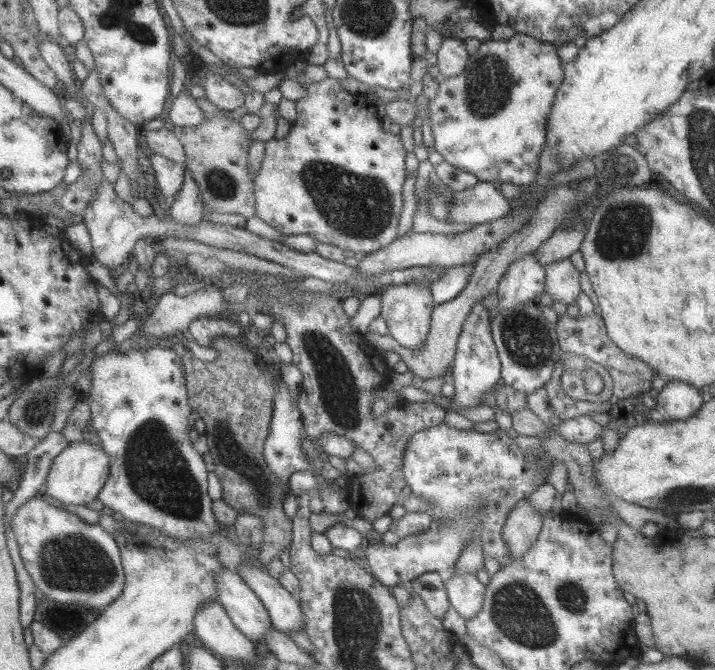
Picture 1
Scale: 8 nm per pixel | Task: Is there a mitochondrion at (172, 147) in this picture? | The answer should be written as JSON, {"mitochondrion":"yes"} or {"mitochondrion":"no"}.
{"mitochondrion":"no"}

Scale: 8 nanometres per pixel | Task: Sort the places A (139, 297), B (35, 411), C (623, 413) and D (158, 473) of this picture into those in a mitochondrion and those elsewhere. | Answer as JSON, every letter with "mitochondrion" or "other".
{"A":"other","B":"mitochondrion","C":"other","D":"mitochondrion"}

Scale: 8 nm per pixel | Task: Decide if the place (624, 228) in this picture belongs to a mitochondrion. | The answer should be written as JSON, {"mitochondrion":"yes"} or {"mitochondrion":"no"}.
{"mitochondrion":"yes"}

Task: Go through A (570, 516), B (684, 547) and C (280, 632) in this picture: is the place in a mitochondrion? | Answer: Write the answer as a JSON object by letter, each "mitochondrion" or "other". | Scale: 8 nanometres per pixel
{"A":"other","B":"other","C":"other"}

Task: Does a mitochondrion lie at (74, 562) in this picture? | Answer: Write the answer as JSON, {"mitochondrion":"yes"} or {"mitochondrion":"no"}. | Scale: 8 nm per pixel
{"mitochondrion":"yes"}

